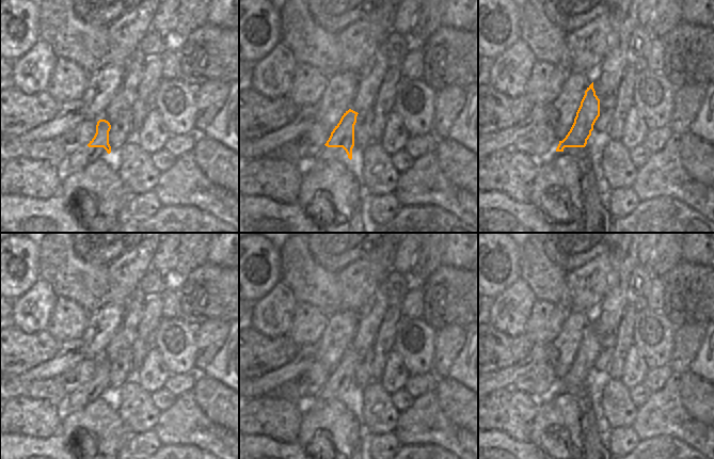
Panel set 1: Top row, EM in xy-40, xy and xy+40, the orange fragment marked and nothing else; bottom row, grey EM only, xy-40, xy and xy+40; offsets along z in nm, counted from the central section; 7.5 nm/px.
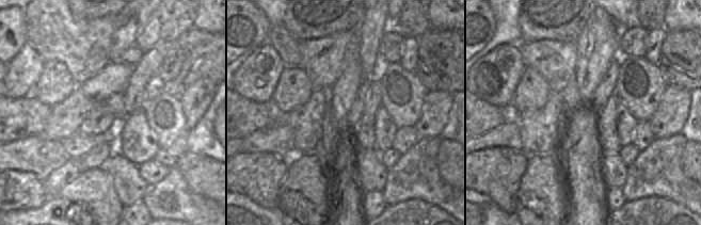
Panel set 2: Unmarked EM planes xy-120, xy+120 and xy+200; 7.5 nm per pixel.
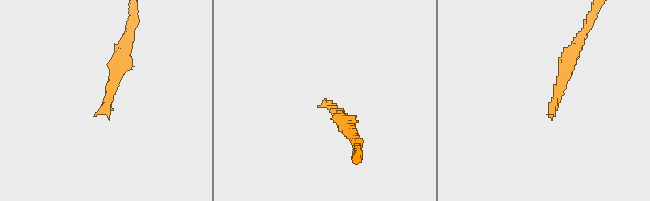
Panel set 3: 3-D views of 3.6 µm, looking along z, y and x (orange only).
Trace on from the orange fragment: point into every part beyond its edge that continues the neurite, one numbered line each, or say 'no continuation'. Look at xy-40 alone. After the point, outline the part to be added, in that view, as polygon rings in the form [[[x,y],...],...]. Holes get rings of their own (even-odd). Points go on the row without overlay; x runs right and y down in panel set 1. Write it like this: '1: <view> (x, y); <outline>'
1: xy-40 (78, 400); [[[84,384],[78,391],[68,395],[68,398],[62,406],[63,412],[76,412],[82,410],[89,403],[97,399],[110,399],[115,397],[116,391],[110,393],[104,386],[89,386]]]

